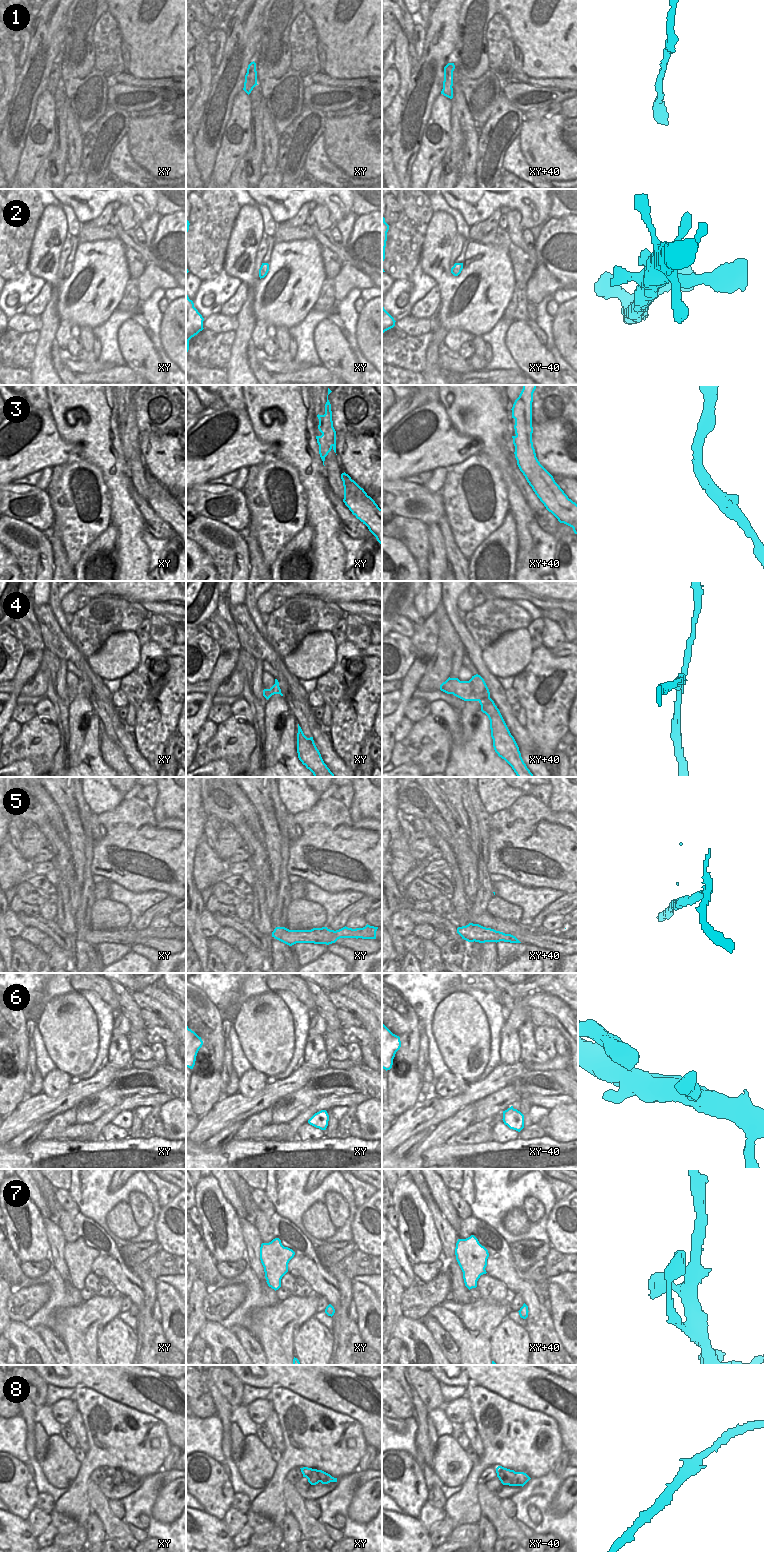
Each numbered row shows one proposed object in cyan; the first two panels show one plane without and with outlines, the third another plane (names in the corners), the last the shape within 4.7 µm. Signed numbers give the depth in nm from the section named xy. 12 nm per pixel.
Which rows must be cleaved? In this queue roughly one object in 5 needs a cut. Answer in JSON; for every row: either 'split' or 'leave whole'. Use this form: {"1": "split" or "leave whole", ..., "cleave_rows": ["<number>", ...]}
{"1": "leave whole", "2": "leave whole", "3": "leave whole", "4": "split", "5": "leave whole", "6": "leave whole", "7": "leave whole", "8": "leave whole", "cleave_rows": ["4"]}

